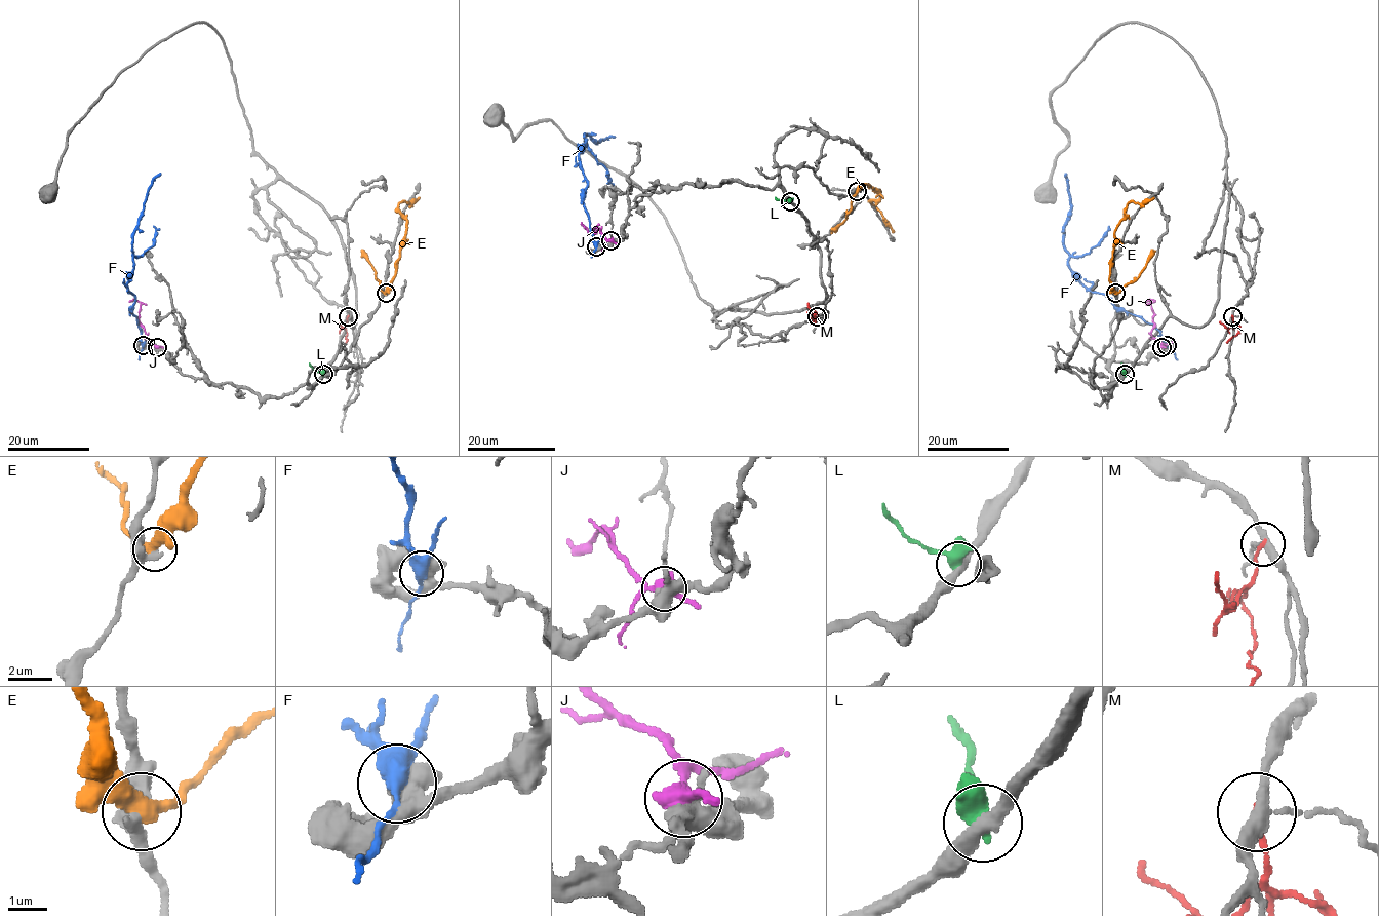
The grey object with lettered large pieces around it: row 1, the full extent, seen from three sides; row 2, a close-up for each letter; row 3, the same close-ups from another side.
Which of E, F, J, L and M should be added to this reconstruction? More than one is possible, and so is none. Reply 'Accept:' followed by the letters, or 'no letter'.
Accept: no letter

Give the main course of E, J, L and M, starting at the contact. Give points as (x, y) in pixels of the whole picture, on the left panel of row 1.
E: (385, 294), (394, 275), (395, 261), (406, 229), (406, 219), (398, 204), (411, 203), (419, 198)
J: (157, 346), (139, 320), (141, 304), (135, 300), (129, 302)
L: (323, 374), (310, 363)
M: (348, 316), (344, 329), (345, 342)

